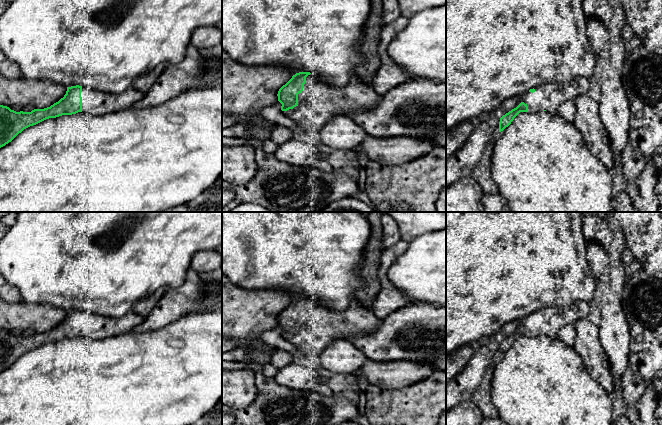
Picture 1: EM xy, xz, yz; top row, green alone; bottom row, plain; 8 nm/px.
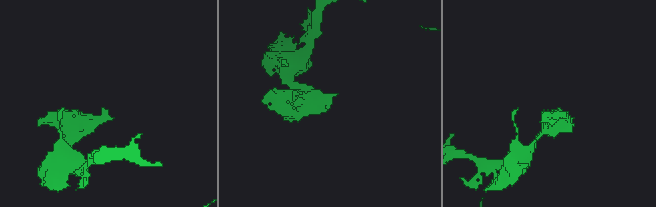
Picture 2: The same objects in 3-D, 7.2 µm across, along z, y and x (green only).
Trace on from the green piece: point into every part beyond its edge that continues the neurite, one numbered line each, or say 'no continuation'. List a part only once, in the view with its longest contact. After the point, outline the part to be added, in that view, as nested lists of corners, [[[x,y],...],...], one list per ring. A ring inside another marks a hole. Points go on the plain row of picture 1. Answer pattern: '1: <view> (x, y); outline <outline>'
1: xz (318, 326); outline [[[355,297],[349,307],[342,311],[328,309],[317,300],[310,298],[306,301],[303,315],[298,318],[297,330],[284,335],[284,338],[301,354],[319,355],[333,340],[372,332],[381,323],[382,320],[376,317],[372,310],[366,309]]]

